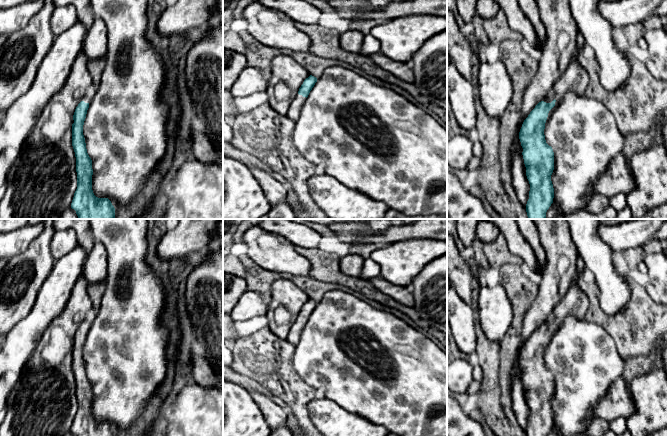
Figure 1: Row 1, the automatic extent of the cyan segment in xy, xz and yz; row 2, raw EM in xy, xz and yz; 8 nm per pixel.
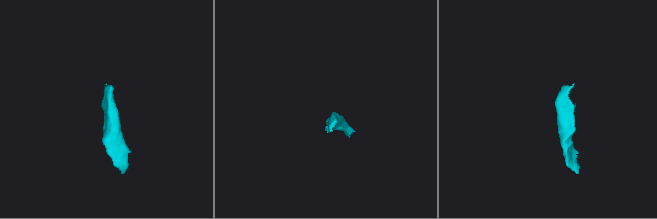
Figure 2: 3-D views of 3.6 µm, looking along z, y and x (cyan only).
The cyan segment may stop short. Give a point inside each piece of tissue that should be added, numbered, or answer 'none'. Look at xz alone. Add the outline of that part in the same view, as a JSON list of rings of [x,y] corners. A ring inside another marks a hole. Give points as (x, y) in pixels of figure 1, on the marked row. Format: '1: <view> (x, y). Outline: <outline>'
1: xz (293, 113). Outline: [[[297,94],[289,106],[288,112],[286,114],[287,117],[292,121],[296,122],[300,116],[300,110],[304,105],[305,101],[306,97]]]

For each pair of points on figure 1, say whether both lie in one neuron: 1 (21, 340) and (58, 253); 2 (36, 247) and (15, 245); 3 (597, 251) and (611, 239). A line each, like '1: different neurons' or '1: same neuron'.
1: different neurons
2: different neurons
3: different neurons

